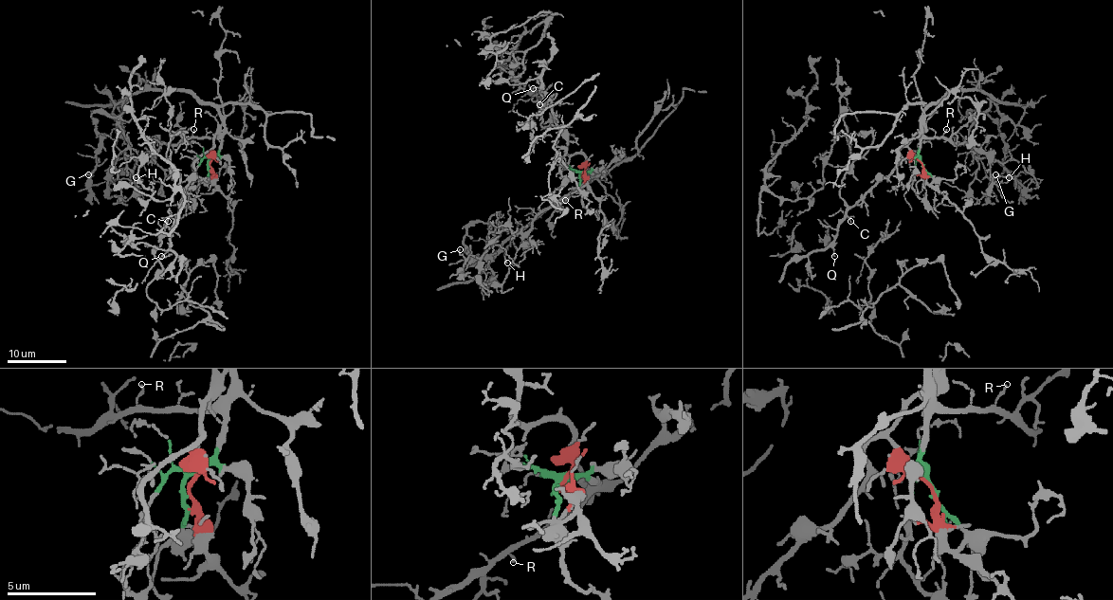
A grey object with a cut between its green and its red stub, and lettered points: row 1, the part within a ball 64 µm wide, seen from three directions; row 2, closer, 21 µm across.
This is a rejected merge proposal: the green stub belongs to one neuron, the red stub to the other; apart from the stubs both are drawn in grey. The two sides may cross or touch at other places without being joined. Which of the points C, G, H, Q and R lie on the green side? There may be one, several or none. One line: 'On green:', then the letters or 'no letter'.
On green: G, H, R

